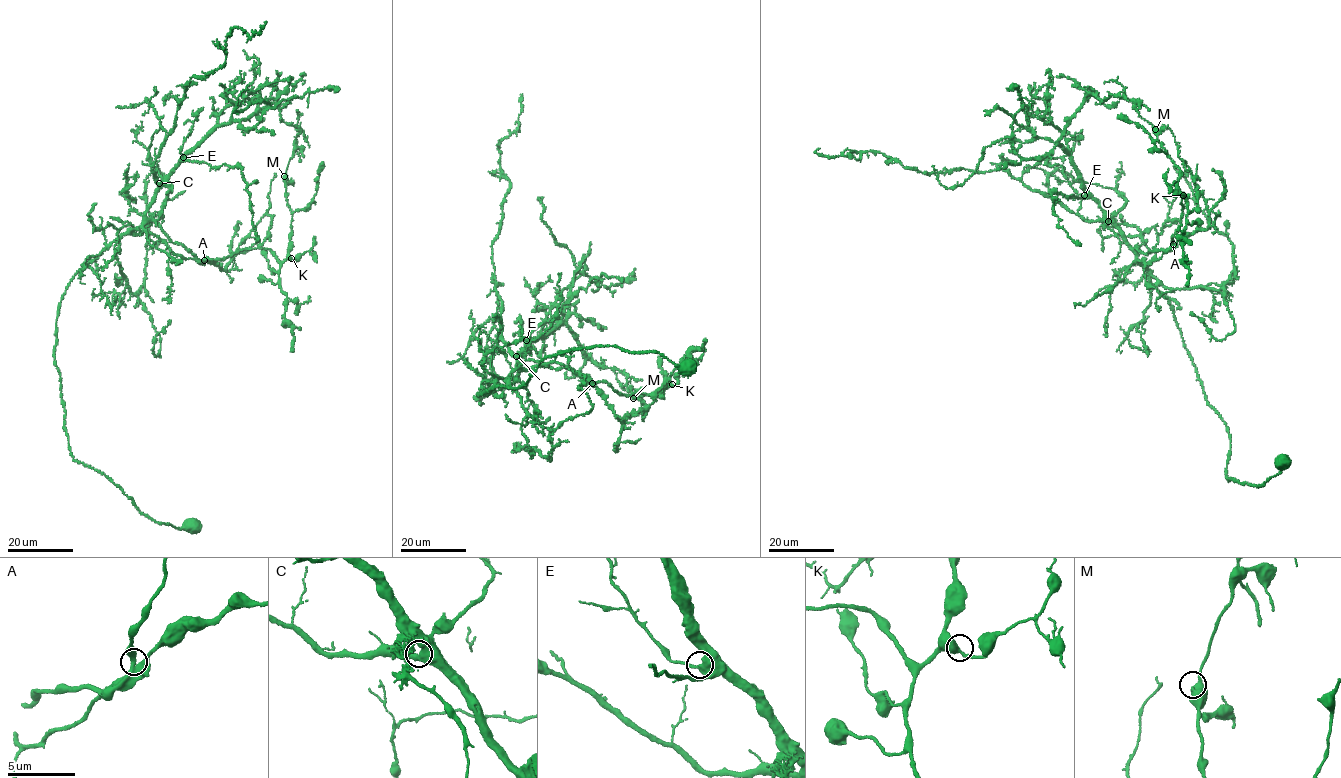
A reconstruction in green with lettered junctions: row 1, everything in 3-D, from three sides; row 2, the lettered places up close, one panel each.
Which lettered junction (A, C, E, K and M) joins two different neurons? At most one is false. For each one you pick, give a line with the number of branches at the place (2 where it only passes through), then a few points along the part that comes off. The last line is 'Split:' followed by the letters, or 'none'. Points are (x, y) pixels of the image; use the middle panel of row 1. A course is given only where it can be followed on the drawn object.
Split: none

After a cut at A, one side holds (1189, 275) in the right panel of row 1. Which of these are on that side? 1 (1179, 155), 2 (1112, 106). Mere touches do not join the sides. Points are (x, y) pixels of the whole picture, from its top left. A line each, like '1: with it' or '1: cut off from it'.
1: cut off from it
2: cut off from it

